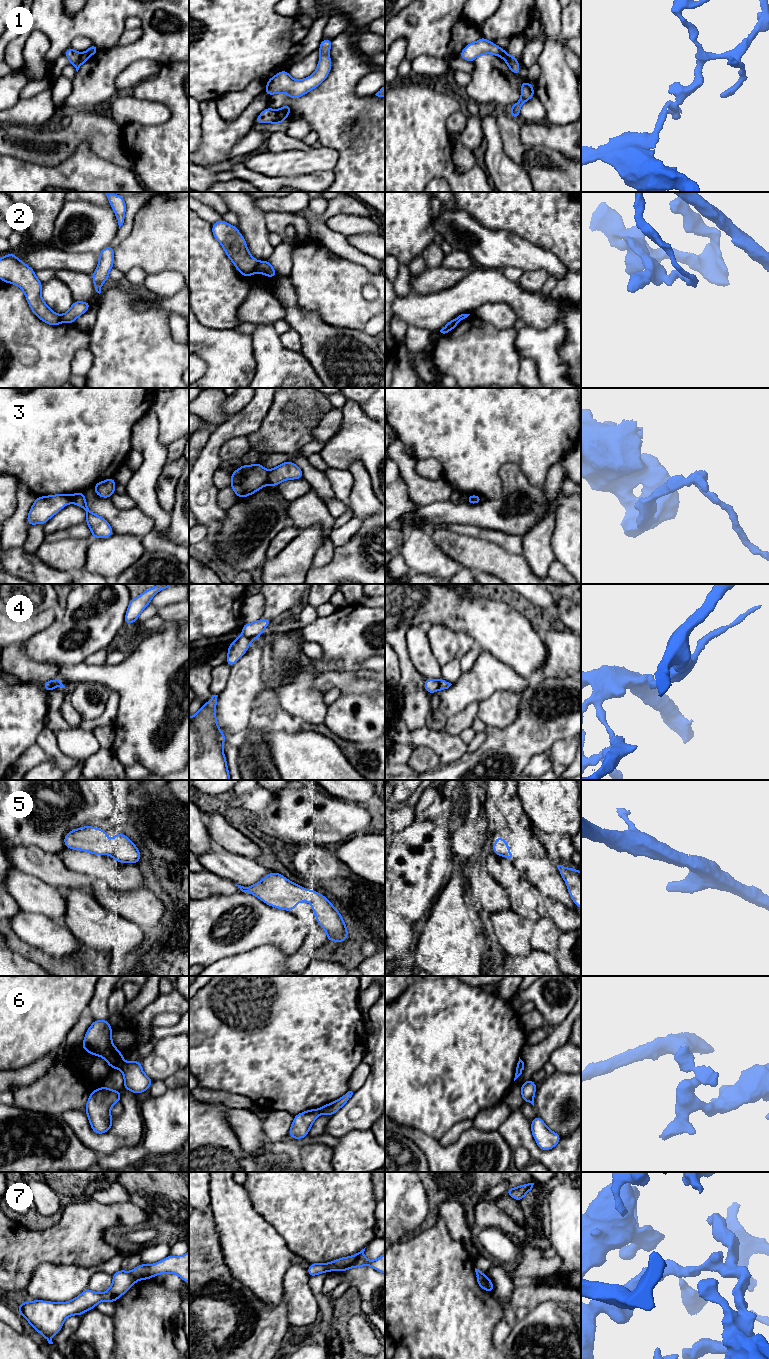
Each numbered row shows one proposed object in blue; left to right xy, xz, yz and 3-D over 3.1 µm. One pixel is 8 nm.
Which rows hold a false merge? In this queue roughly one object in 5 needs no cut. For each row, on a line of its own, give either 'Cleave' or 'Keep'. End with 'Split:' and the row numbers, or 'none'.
1: Cleave
2: Cleave
3: Cleave
4: Cleave
5: Keep
6: Cleave
7: Cleave
Split: 1, 2, 3, 4, 6, 7

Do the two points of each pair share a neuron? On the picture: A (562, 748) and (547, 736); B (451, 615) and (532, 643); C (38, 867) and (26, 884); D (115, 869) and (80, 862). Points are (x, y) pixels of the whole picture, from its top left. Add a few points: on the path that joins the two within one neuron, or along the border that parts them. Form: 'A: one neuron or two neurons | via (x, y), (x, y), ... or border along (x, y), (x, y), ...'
A: two neurons | border along (570, 736), (558, 739), (550, 749)
B: one neuron | via (471, 616), (489, 622), (512, 639)
C: two neurons | border along (14, 867), (38, 877), (53, 887)
D: one neuron | via (106, 869), (89, 864)

